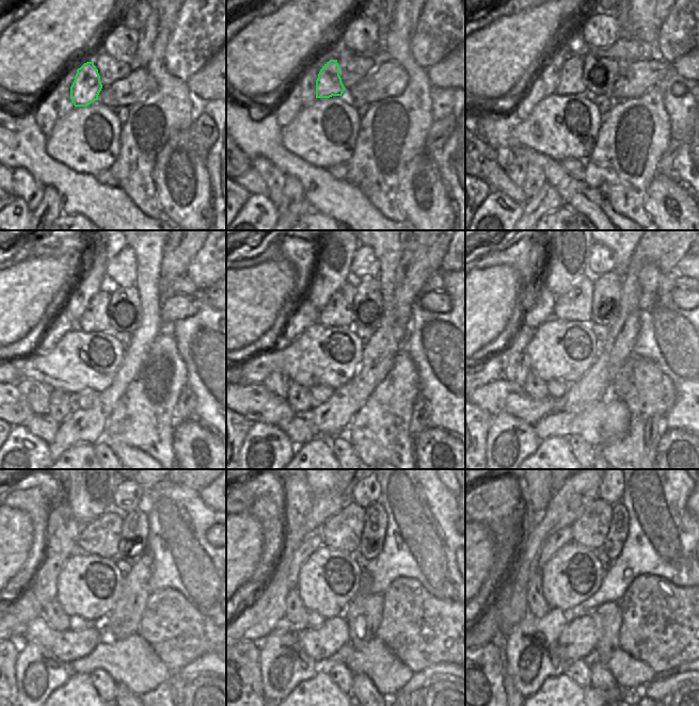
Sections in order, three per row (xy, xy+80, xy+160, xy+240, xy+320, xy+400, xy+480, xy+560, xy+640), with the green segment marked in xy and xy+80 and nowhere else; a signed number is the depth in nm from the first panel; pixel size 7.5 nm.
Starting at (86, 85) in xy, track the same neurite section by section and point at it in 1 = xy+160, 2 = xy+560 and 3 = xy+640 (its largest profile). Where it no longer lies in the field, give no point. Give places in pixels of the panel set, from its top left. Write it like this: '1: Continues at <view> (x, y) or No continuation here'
1: Continues at xy+160 (571, 78)
2: Continues at xy+560 (343, 531)
3: Continues at xy+640 (589, 530)

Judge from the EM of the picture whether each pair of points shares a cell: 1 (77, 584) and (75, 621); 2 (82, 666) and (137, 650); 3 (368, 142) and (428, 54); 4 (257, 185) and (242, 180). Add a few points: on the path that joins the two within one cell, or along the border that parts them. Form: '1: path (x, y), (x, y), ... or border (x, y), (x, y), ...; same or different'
1: border (70, 615), (79, 615), (90, 624); different
2: path (96, 660), (100, 658), (123, 658); same
3: border (411, 43), (411, 53), (414, 60), (426, 70); different
4: path (254, 183), (251, 180), (245, 180); same

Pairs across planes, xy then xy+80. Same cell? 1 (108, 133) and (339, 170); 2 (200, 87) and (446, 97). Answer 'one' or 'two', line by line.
1: two
2: two

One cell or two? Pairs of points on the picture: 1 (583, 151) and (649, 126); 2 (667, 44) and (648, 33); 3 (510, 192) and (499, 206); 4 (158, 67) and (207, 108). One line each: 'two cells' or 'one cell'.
1: two cells
2: two cells
3: two cells
4: two cells

